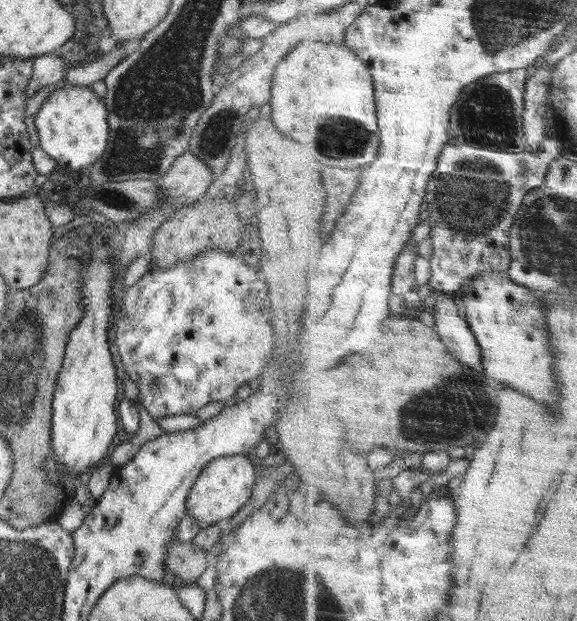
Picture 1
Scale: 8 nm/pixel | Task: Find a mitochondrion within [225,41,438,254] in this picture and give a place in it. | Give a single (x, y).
(343, 138)

